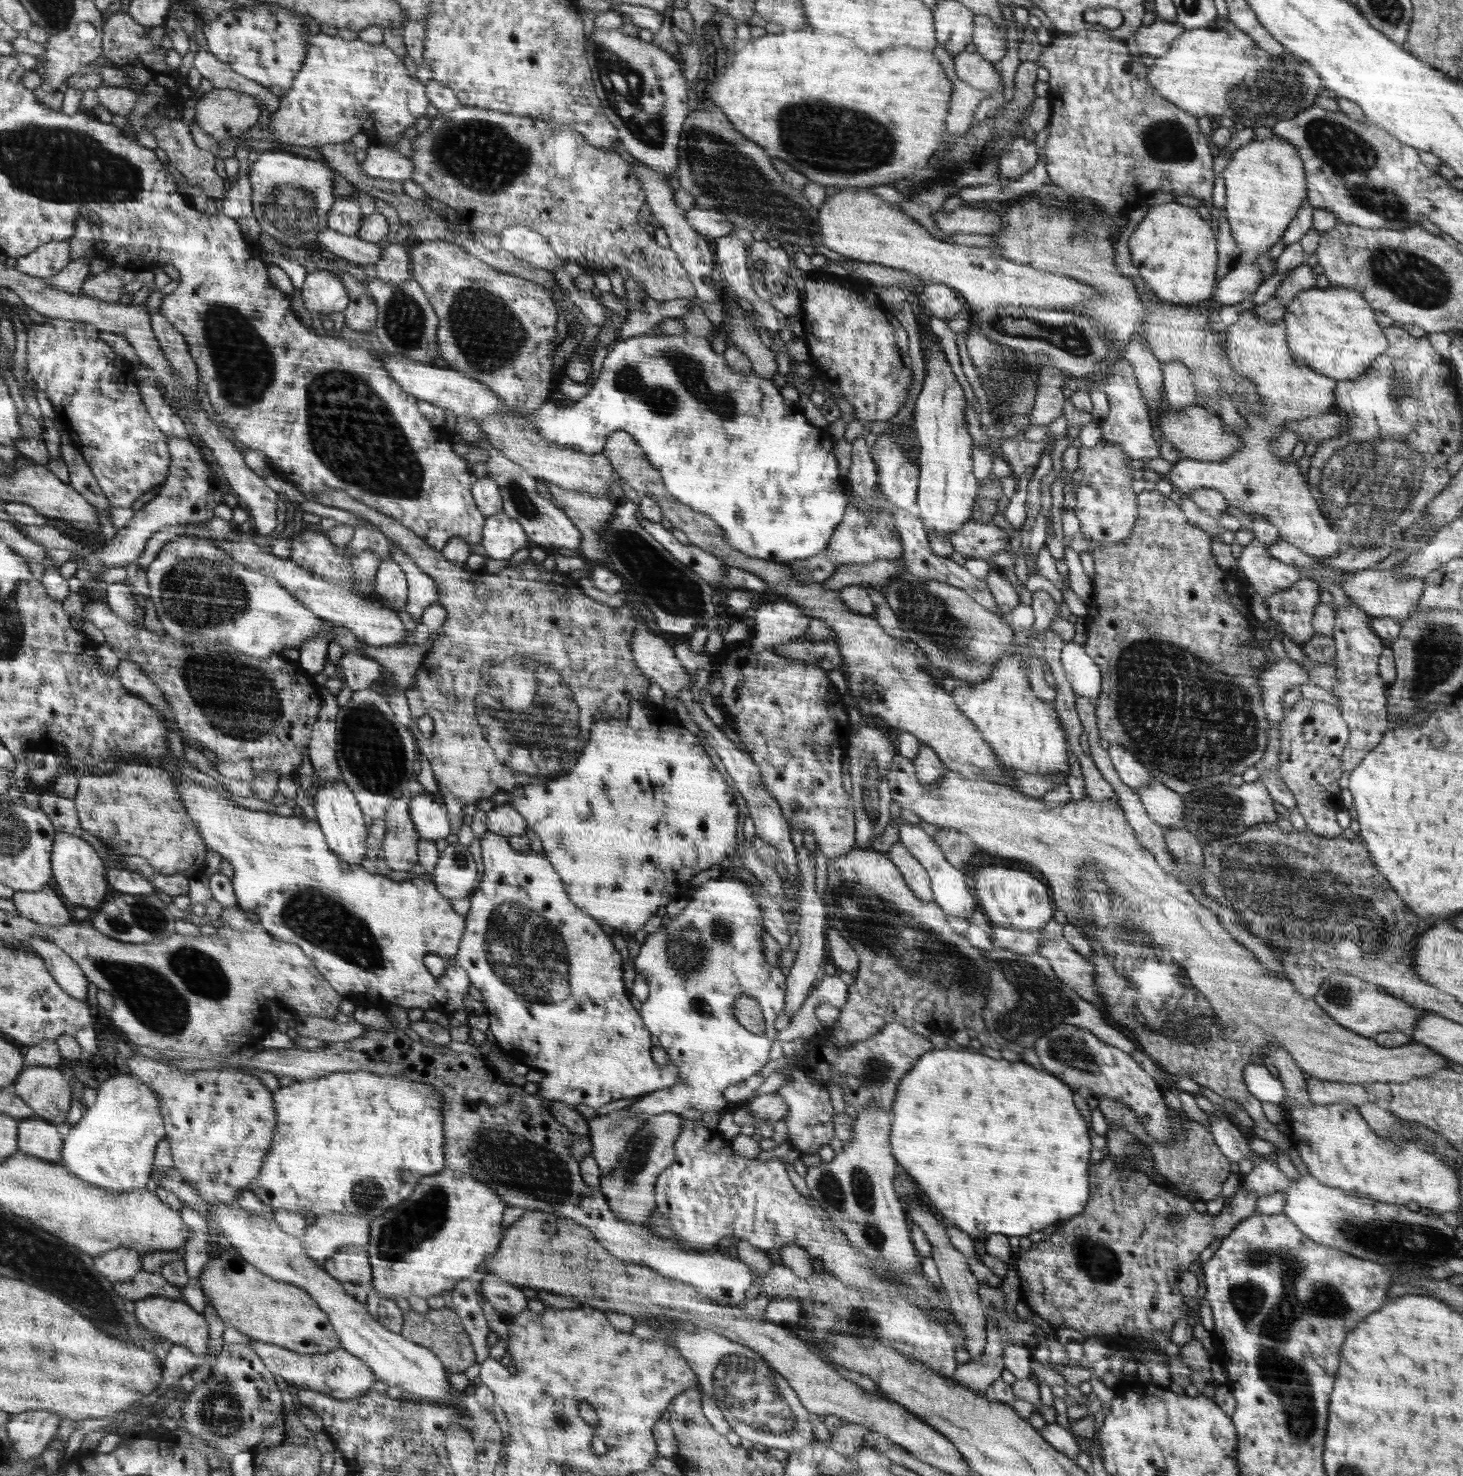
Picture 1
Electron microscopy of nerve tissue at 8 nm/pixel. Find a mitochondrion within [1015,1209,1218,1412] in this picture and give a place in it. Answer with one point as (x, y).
(1089, 1251)

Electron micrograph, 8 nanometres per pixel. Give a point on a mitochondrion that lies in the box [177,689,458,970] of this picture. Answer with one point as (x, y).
(372, 749)

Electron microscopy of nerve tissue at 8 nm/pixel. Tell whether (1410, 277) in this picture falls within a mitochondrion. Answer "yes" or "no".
yes

